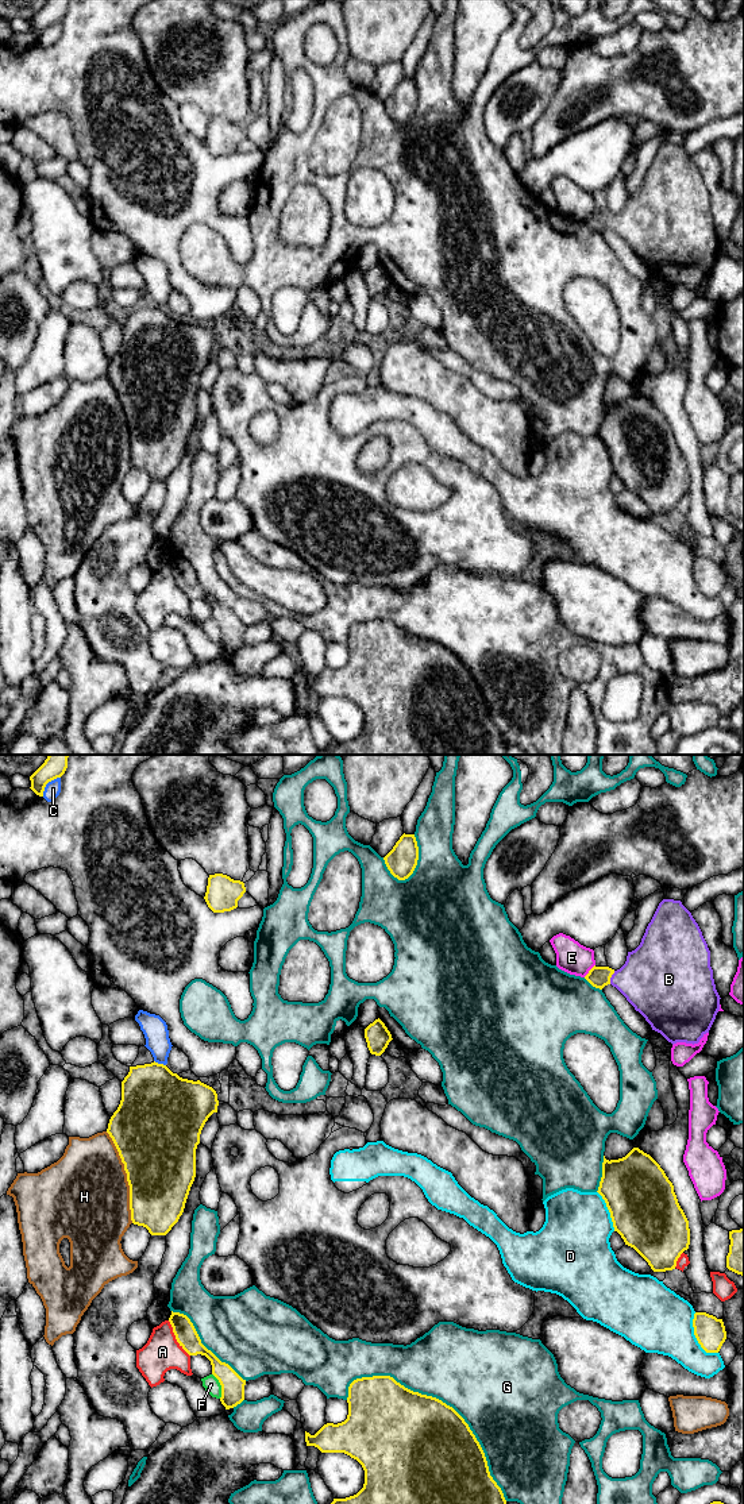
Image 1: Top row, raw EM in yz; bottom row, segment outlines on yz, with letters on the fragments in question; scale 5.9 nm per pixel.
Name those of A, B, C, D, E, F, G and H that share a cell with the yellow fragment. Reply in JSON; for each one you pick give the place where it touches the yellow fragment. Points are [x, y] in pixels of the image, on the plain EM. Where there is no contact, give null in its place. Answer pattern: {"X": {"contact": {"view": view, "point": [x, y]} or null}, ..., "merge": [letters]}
{"B": {"contact": {"view": "yz", "point": [610, 220]}}, "merge": ["B"]}

